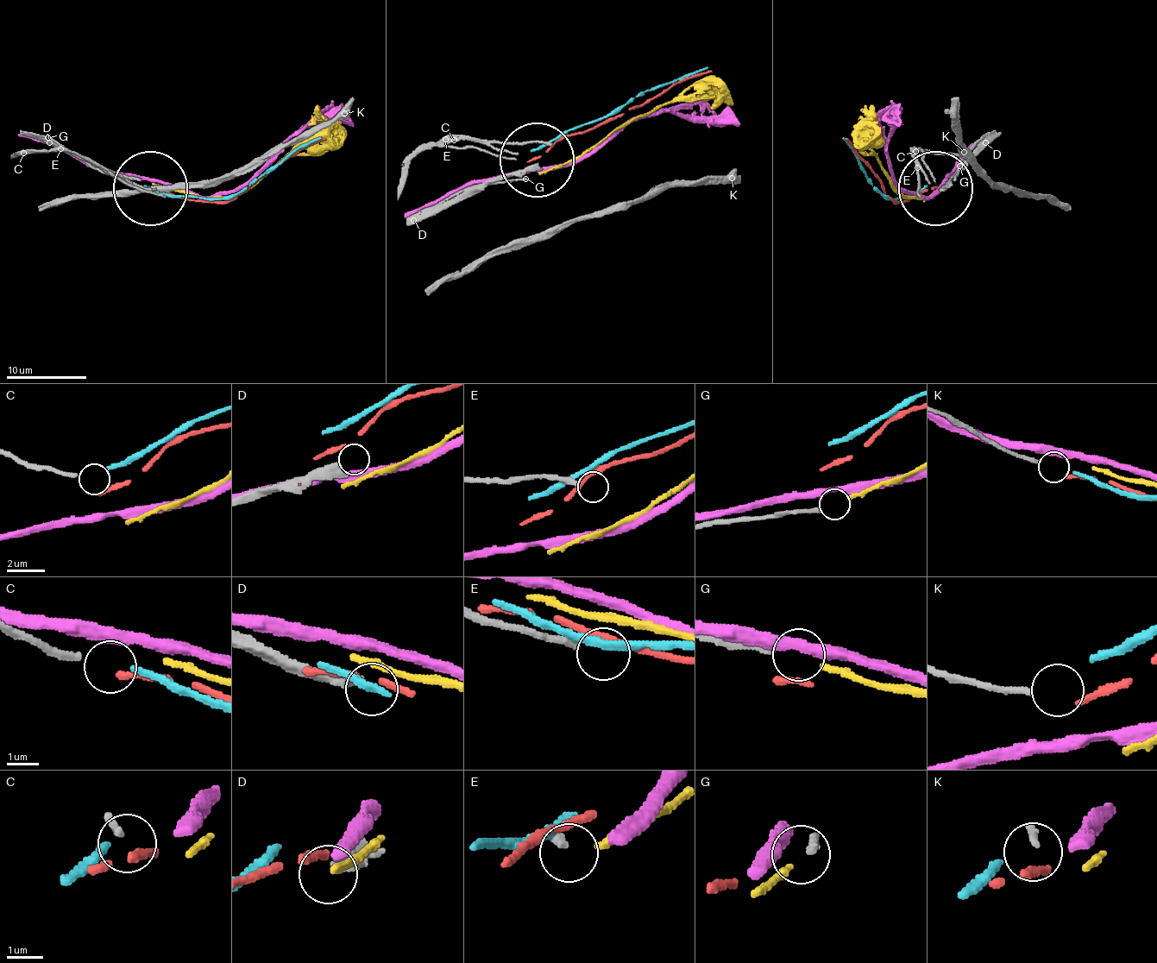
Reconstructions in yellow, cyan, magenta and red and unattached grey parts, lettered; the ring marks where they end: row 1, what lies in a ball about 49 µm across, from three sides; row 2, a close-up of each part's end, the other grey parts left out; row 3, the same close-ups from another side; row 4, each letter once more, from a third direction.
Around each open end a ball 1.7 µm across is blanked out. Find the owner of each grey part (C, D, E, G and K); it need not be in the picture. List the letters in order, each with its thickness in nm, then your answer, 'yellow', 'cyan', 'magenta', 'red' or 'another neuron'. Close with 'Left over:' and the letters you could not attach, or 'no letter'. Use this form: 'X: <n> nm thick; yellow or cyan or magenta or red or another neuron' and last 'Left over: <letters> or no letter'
C: 220 nm thick; cyan
D: 380 nm thick; another neuron
E: 240 nm thick; another neuron
G: 240 nm thick; yellow
K: 190 nm thick; red
Left over: D, E

